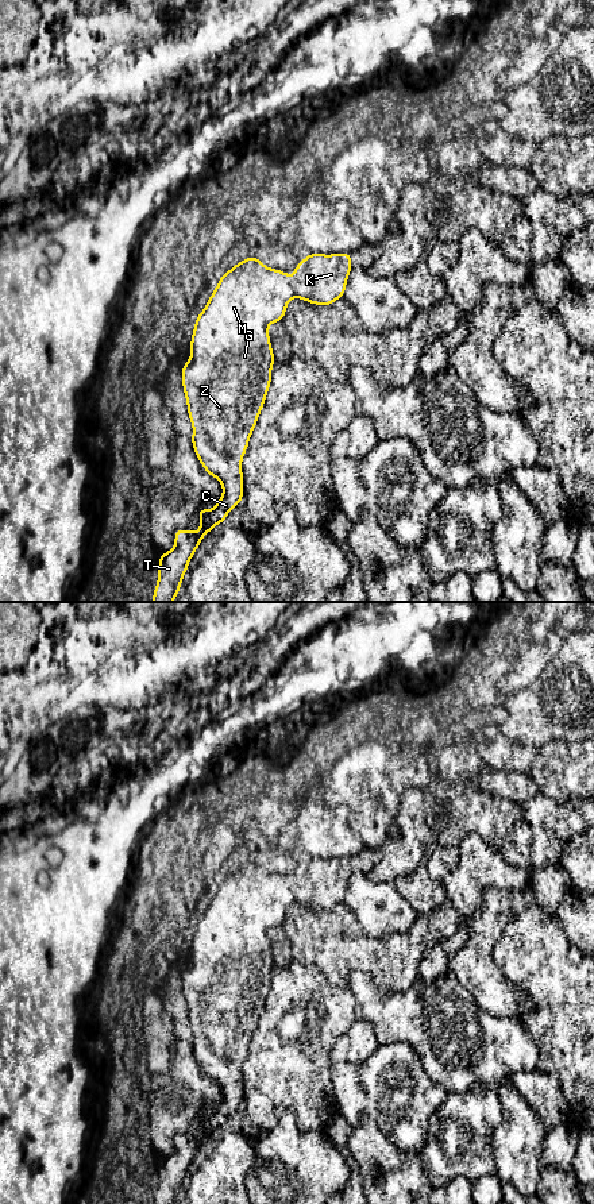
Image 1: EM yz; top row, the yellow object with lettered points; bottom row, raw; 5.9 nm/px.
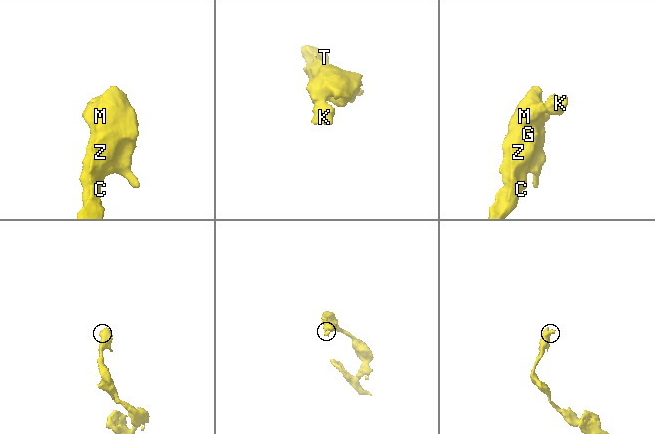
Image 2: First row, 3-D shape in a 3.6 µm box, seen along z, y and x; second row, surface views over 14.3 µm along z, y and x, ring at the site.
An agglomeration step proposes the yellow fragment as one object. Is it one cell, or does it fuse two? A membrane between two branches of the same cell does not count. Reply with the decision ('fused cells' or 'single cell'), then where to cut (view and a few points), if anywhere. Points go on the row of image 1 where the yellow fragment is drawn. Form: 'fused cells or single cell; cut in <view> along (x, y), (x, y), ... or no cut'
single cell; no cut

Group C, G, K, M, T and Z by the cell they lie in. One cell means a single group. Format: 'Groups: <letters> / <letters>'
Groups: C G K M T Z

